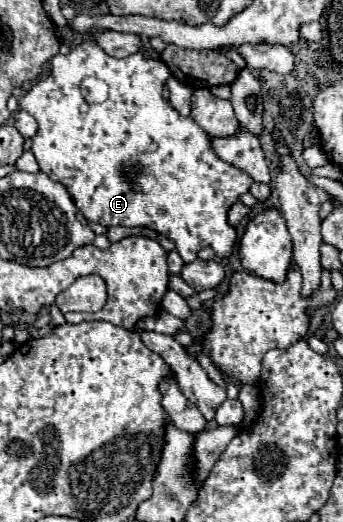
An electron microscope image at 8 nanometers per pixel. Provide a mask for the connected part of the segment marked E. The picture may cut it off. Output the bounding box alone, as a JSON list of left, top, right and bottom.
[20,41,252,263]

